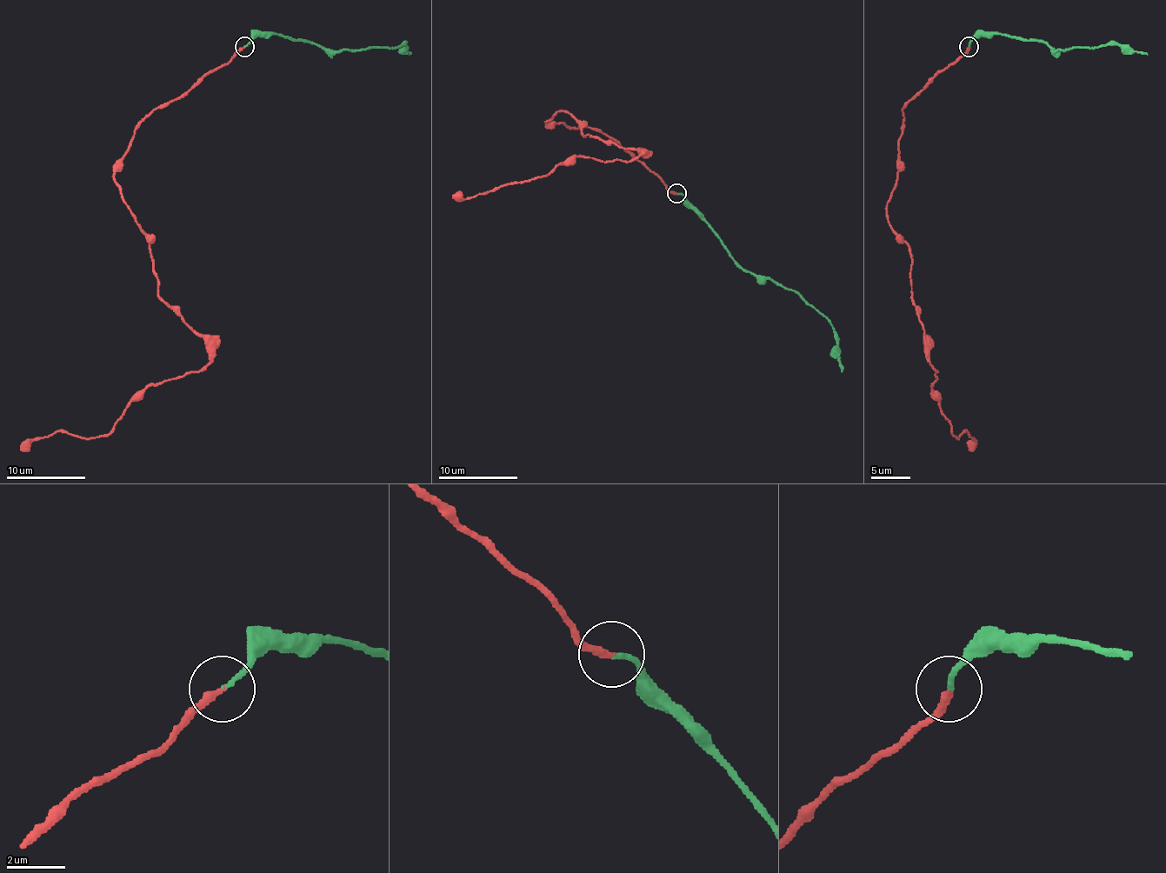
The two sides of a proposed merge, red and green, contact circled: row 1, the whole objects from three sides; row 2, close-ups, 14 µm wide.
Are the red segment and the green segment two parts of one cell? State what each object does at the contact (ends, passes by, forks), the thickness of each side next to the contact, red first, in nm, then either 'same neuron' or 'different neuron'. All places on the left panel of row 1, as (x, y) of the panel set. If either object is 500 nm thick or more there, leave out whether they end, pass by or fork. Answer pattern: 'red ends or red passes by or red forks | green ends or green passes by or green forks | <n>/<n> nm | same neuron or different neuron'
red ends | green ends | 260/150 nm | same neuron

